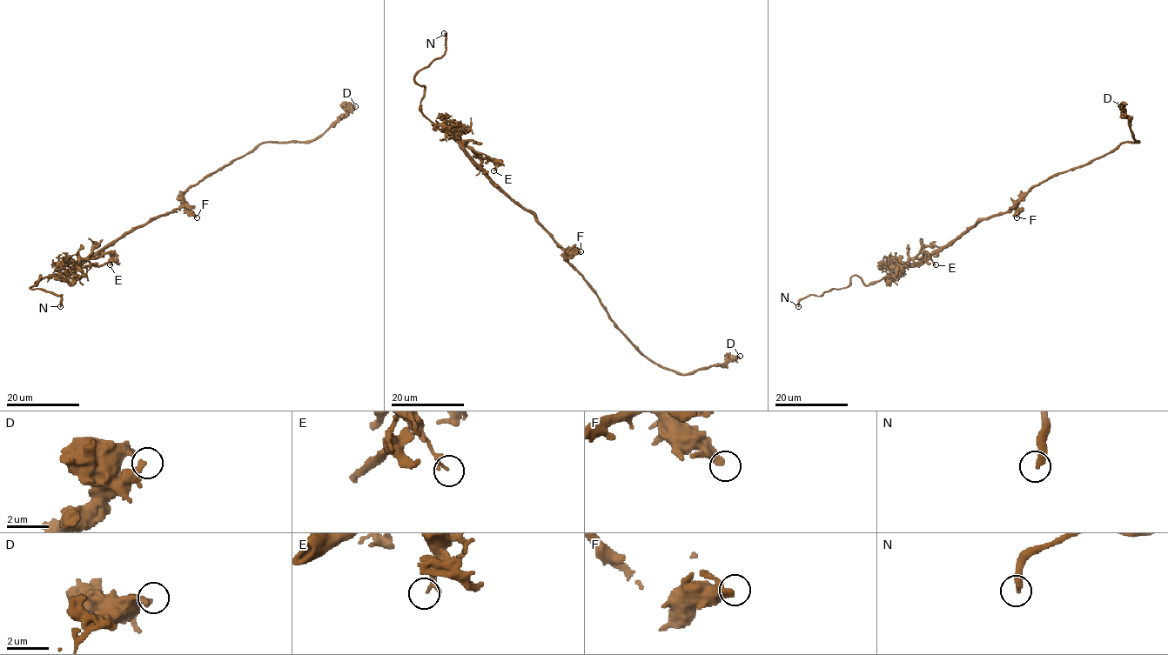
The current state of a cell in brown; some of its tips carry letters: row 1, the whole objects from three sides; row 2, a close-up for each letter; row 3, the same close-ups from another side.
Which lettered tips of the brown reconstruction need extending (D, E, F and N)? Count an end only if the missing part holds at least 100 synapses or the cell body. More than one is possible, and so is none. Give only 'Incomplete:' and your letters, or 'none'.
Incomplete: N

